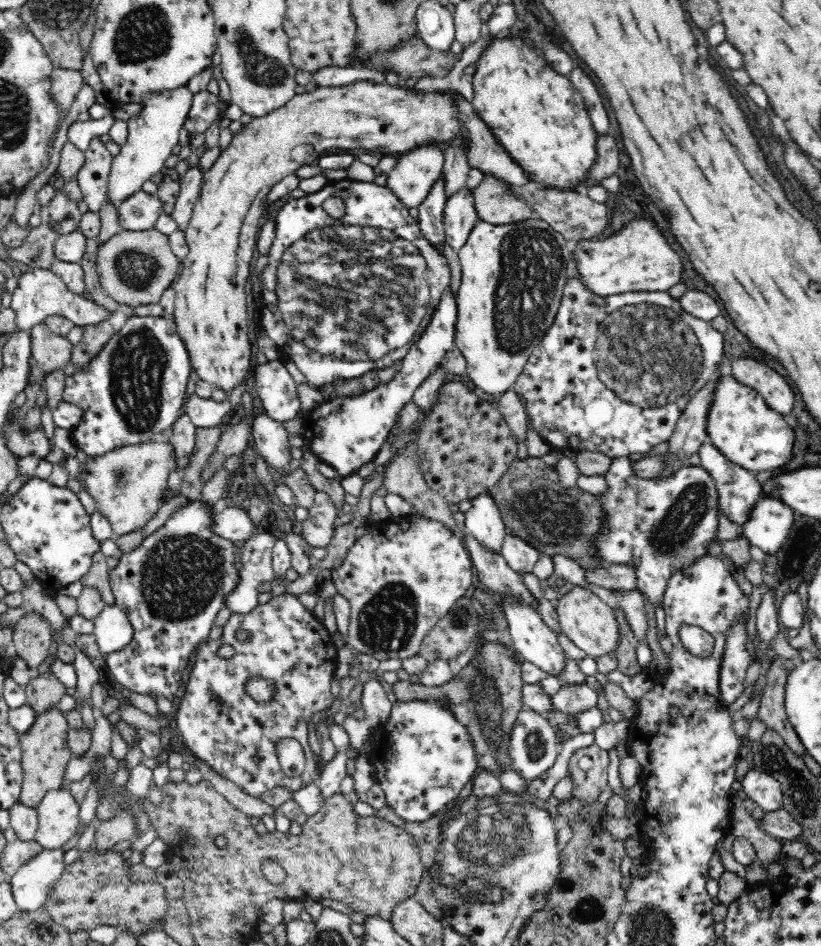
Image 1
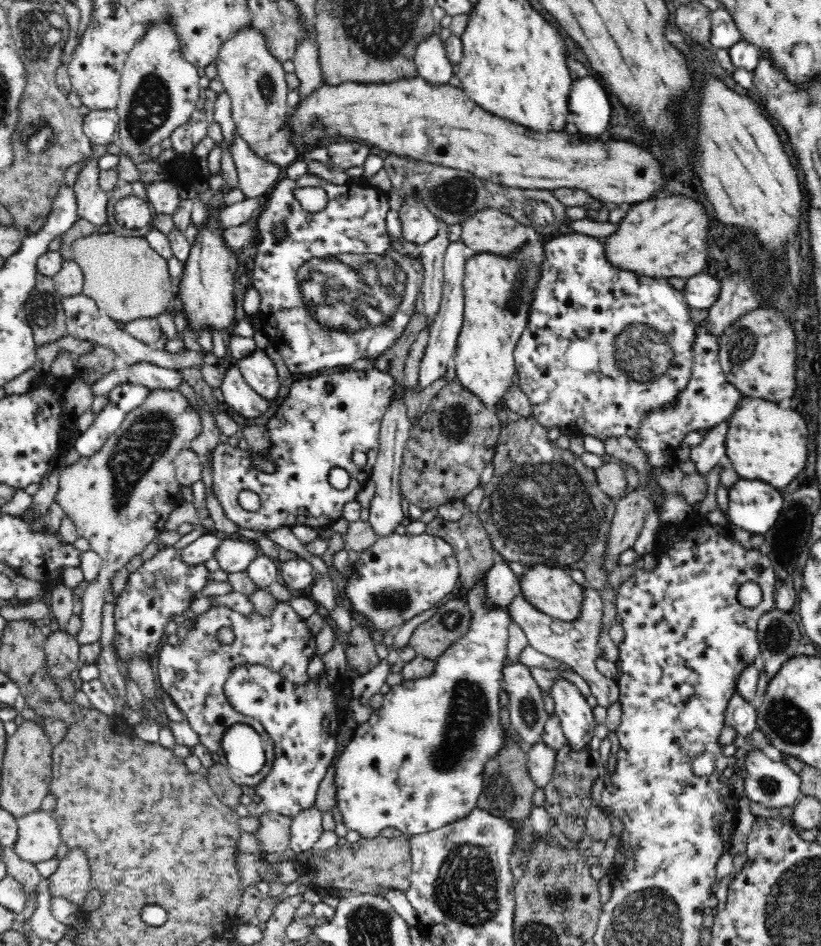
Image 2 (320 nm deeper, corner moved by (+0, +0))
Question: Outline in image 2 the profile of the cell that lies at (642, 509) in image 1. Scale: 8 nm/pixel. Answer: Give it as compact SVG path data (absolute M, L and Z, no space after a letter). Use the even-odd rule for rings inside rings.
M724 420L712 428L706 429L702 440L691 447L690 458L696 462L697 472L706 474L714 468L718 461L725 457L725 440L729 427L729 420Z

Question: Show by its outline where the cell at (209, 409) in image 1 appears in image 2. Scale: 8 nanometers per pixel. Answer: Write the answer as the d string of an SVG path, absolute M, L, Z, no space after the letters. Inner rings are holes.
M144 360L114 369L91 386L95 396L106 395L114 388L124 386L124 384L144 386L150 390L156 388L179 389L182 378L183 373L181 371L162 368Z

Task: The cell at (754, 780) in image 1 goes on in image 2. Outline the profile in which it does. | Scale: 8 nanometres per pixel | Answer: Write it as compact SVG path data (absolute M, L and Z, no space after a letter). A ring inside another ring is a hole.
M752 749L744 758L744 792L750 801L768 808L795 808L803 797L800 776L782 761L772 761L762 751Z

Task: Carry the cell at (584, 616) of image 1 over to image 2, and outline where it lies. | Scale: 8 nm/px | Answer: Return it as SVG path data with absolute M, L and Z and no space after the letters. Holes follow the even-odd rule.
M532 564L532 566L526 567L524 573L518 577L518 584L522 597L545 615L572 622L580 614L582 593L585 589L570 577L568 570L552 568L545 564Z

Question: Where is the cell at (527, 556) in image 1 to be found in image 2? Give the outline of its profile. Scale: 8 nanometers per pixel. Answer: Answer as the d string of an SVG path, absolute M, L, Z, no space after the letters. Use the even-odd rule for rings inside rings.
M508 562L492 565L484 578L484 600L486 607L506 609L516 595L520 595L518 577L512 573Z

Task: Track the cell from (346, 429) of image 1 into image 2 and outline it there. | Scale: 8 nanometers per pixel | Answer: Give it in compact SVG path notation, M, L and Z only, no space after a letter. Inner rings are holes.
M377 368L371 370L342 370L325 371L312 376L299 376L290 386L290 392L275 414L266 423L270 433L270 448L268 454L259 454L250 448L242 450L233 447L229 442L216 444L213 450L212 490L221 504L224 514L234 524L245 530L256 530L270 534L280 528L308 526L313 530L331 527L341 518L345 504L356 501L360 491L373 475L373 466L379 453L379 438L382 416L395 396L395 382L390 373ZM330 383L334 392L326 394L324 386ZM259 457L264 461L274 463L272 473L258 468L253 460ZM332 468L344 468L350 476L350 482L344 490L338 490L328 481L328 473ZM242 491L254 492L259 496L260 507L255 511L246 511L238 503L238 494Z

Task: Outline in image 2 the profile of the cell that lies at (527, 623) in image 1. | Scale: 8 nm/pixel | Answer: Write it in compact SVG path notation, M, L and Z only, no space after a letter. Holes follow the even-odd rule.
M562 678L554 682L550 695L567 745L571 750L584 751L594 738L597 725L586 697L574 684Z

